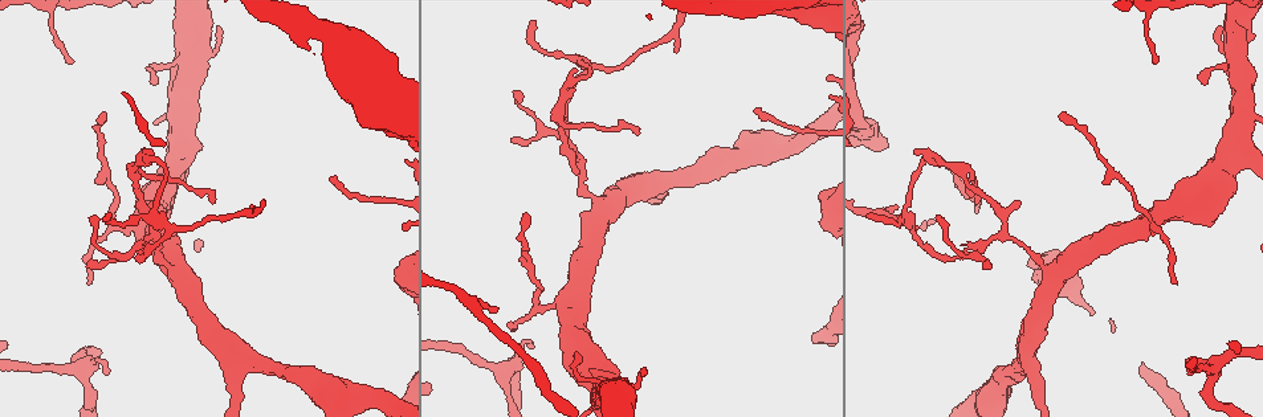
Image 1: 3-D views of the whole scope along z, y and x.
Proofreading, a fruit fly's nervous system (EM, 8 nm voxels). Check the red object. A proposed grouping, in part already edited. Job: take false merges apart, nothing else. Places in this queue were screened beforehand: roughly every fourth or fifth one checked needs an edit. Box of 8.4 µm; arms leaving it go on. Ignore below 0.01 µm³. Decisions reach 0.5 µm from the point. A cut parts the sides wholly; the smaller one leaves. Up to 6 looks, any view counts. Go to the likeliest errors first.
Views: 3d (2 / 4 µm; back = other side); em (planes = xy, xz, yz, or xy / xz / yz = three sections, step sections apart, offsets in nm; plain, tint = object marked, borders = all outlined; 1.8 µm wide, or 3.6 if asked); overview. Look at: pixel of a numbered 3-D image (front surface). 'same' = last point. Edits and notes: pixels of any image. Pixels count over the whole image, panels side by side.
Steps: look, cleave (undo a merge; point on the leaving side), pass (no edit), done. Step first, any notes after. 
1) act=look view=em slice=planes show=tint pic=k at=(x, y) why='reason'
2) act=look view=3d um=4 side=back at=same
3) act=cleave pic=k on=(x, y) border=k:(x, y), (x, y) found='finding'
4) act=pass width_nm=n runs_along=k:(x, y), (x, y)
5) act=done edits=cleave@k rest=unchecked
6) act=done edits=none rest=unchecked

act=look view=em um=3.6 slice=xy step=4 show=tint pic=1 at=(562, 120)

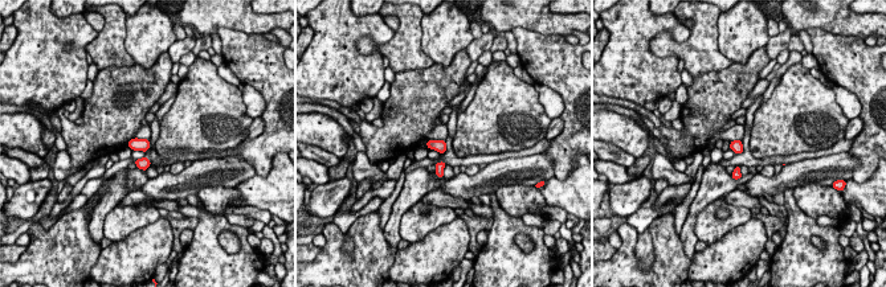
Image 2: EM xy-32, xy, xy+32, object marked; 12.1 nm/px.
act=look view=em um=3.6 slice=planes show=borders at=same why='another direction'

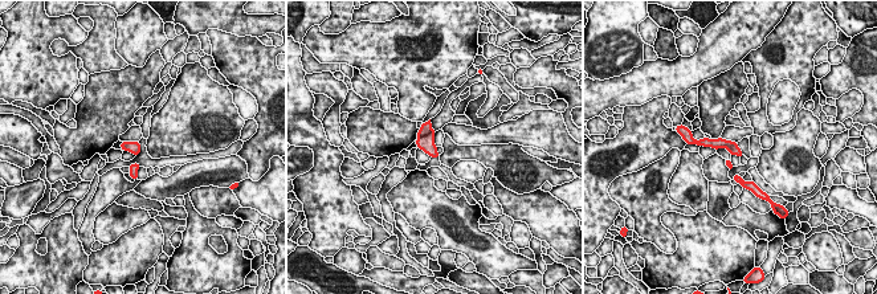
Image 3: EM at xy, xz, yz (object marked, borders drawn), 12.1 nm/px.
act=cleave pic=3 on=(427, 143) width_nm=140 border=3:(431, 129), (427, 134), (419, 137) found='a second neuron is stuck on'

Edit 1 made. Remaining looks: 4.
act=look view=overview

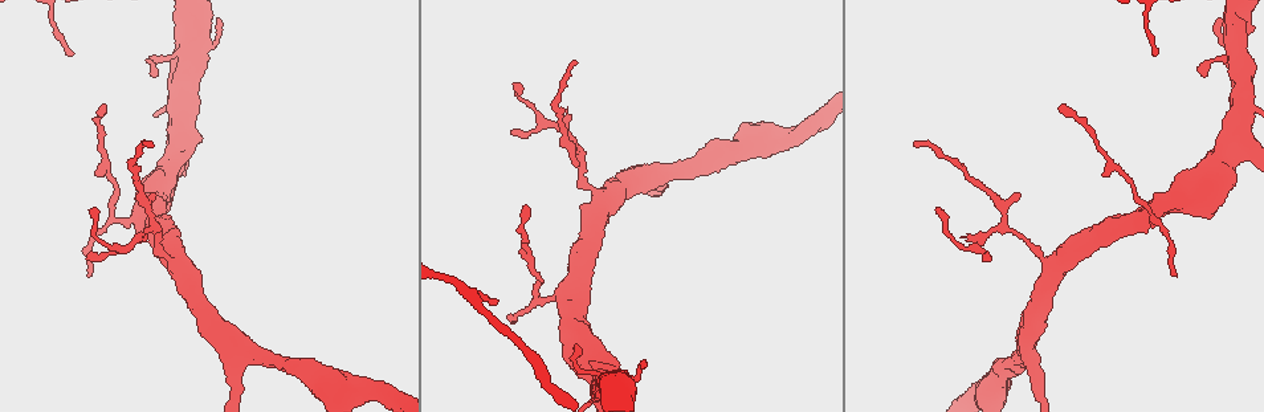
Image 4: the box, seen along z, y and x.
act=look view=em slice=planes show=tint pic=4 at=(155, 207)

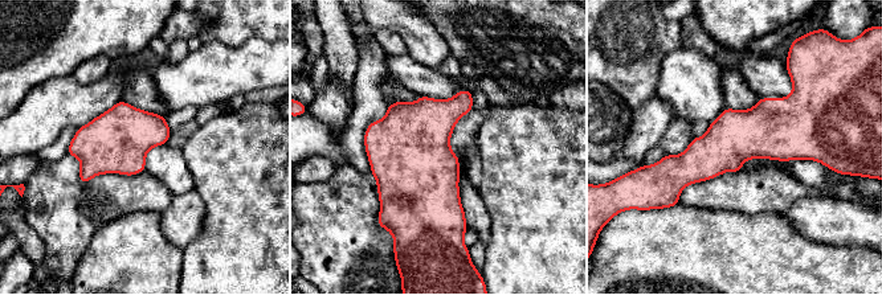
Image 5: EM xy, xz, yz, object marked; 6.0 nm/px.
act=pass width_nm=320 found='continuous, no second neuron'

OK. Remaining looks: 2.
act=done edits=cleave@3 rest=unchecked

